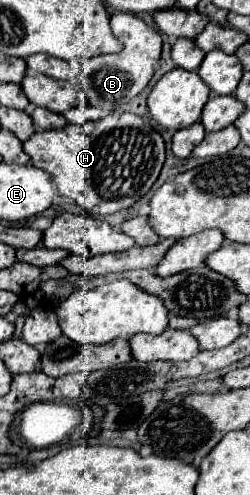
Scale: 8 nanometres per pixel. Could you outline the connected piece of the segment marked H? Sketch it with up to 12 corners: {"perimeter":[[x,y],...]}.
{"perimeter":[[134,113],[36,131],[30,165],[79,215],[130,207],[164,165]]}

